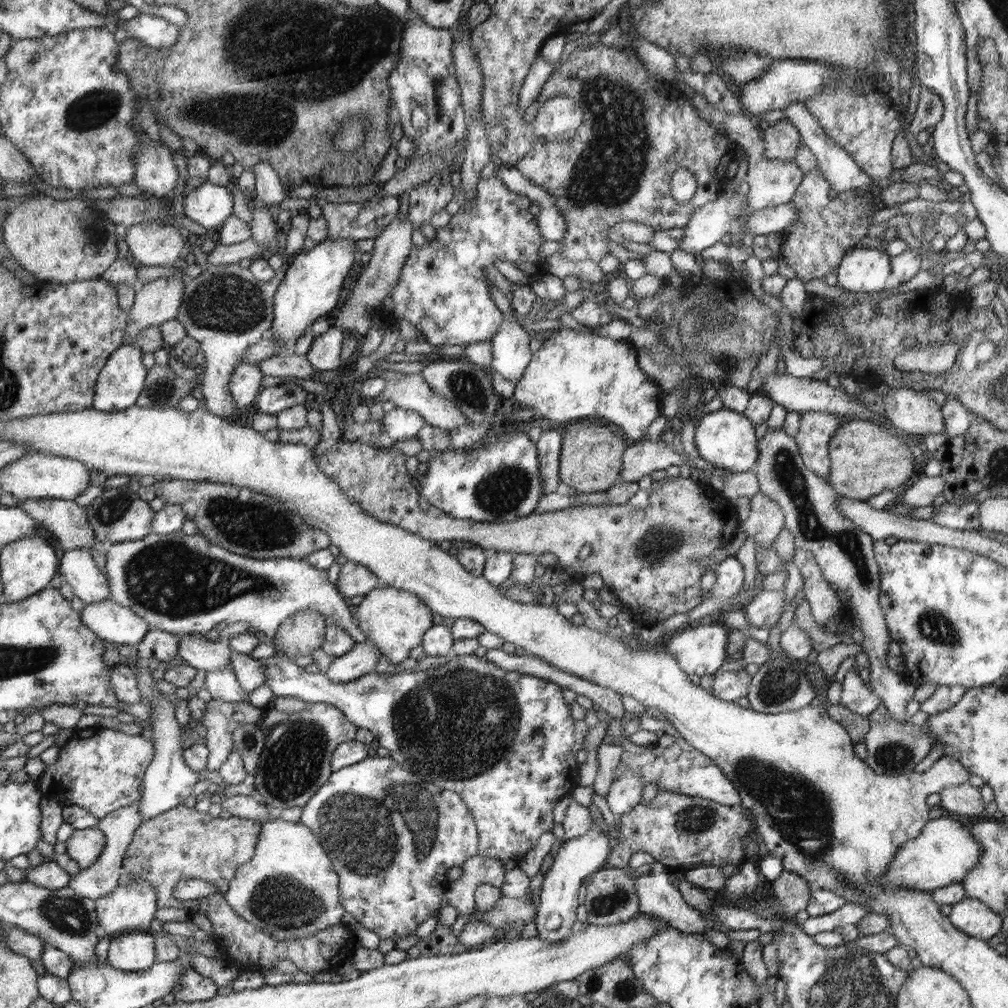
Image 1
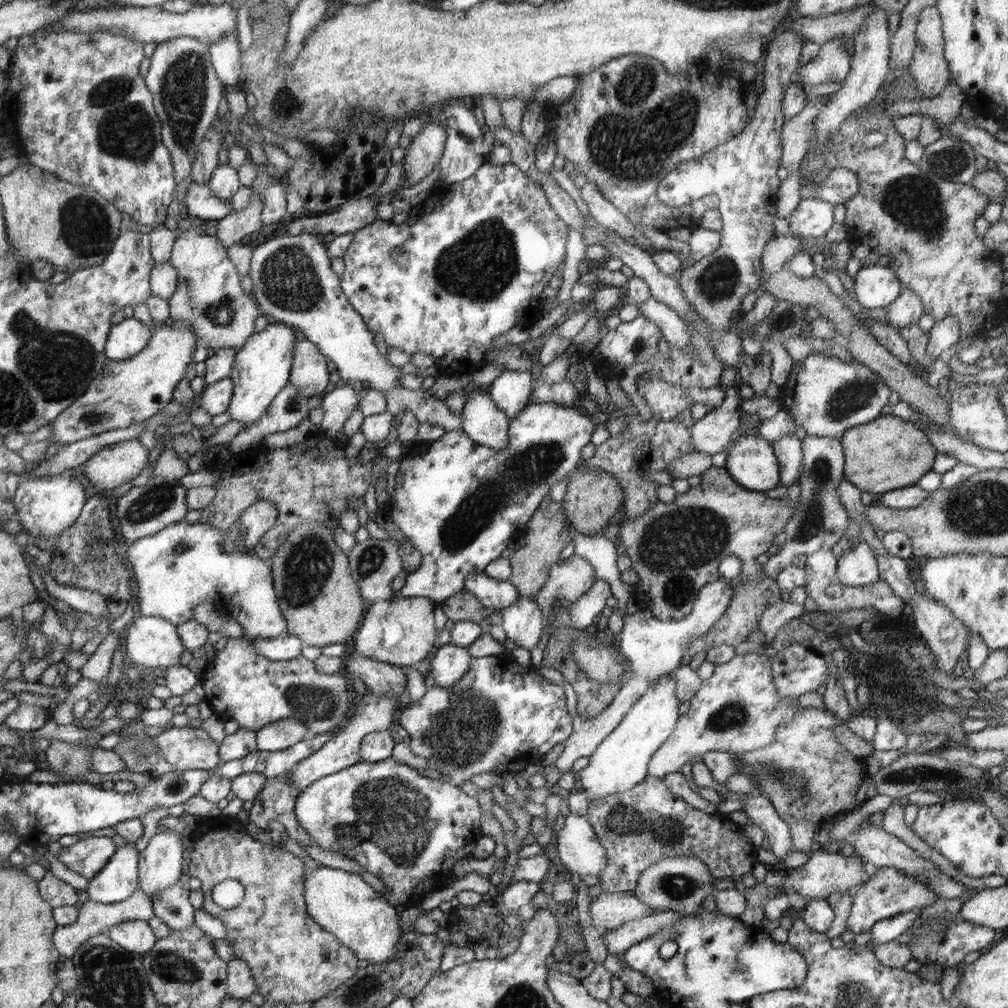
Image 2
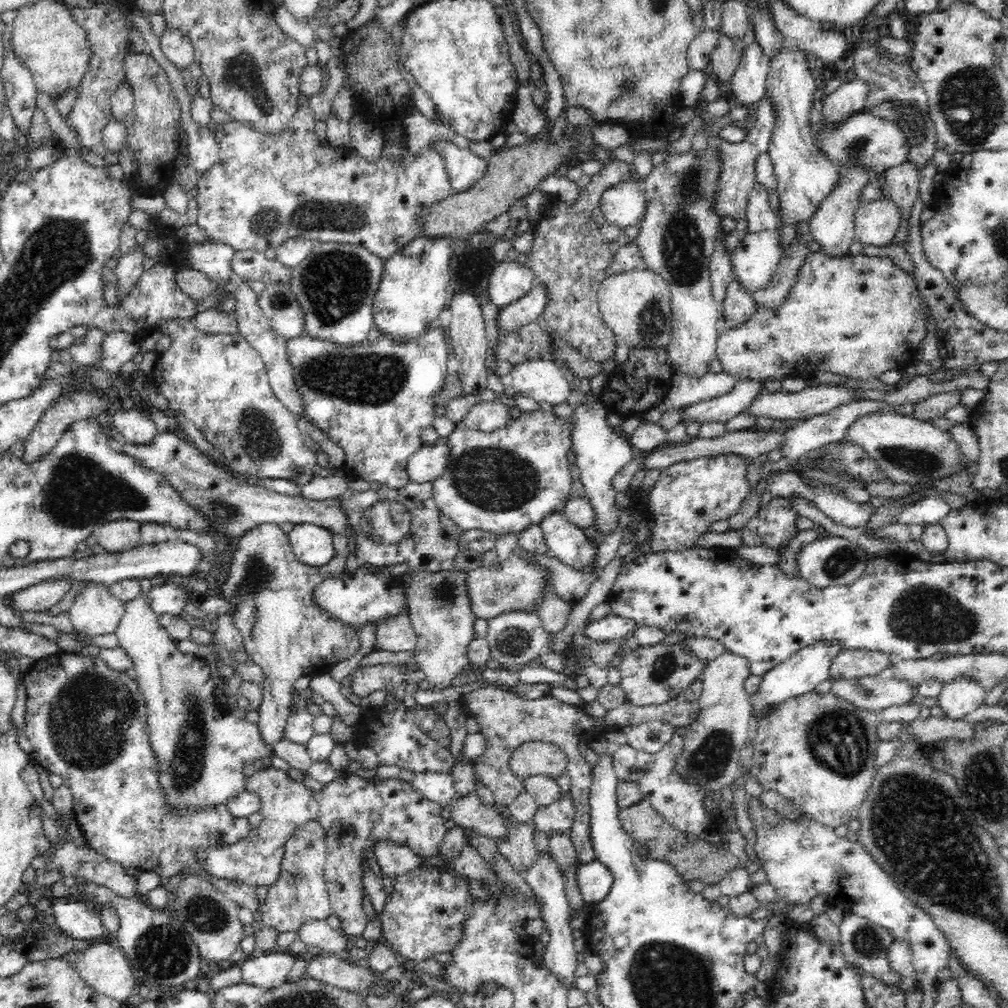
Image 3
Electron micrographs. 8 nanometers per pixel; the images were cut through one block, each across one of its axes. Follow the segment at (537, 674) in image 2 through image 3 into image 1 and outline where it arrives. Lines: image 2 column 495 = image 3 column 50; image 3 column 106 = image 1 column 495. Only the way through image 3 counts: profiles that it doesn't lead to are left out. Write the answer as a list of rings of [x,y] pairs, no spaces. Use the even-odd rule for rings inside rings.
[[[275,654],[271,658],[260,660],[264,663],[266,669],[266,685],[270,687],[273,697],[290,696],[298,698],[306,703],[314,704],[330,704],[334,708],[341,709],[341,712],[349,718],[350,723],[357,728],[368,729],[375,737],[375,741],[390,752],[397,763],[402,764],[402,768],[410,768],[410,772],[418,772],[418,776],[426,776],[426,780],[434,782],[442,789],[450,789],[453,792],[460,794],[465,800],[466,806],[469,806],[470,812],[473,813],[474,820],[478,825],[480,836],[480,854],[482,856],[490,856],[501,860],[507,866],[515,864],[516,861],[522,858],[527,852],[530,852],[536,846],[537,840],[544,832],[552,831],[552,808],[554,804],[564,798],[574,786],[578,786],[578,762],[576,762],[576,752],[580,750],[580,740],[584,742],[584,736],[588,735],[589,725],[586,720],[574,720],[570,714],[571,706],[566,706],[564,698],[562,698],[562,690],[558,684],[544,680],[544,678],[519,674],[518,672],[508,672],[502,670],[492,663],[487,663],[486,658],[476,658],[472,655],[455,655],[450,658],[450,662],[446,662],[443,666],[431,667],[426,671],[414,669],[406,671],[402,674],[366,674],[350,682],[348,684],[338,684],[337,681],[329,680],[321,672],[315,674],[306,672],[300,668],[292,659],[288,659],[284,655]]]

